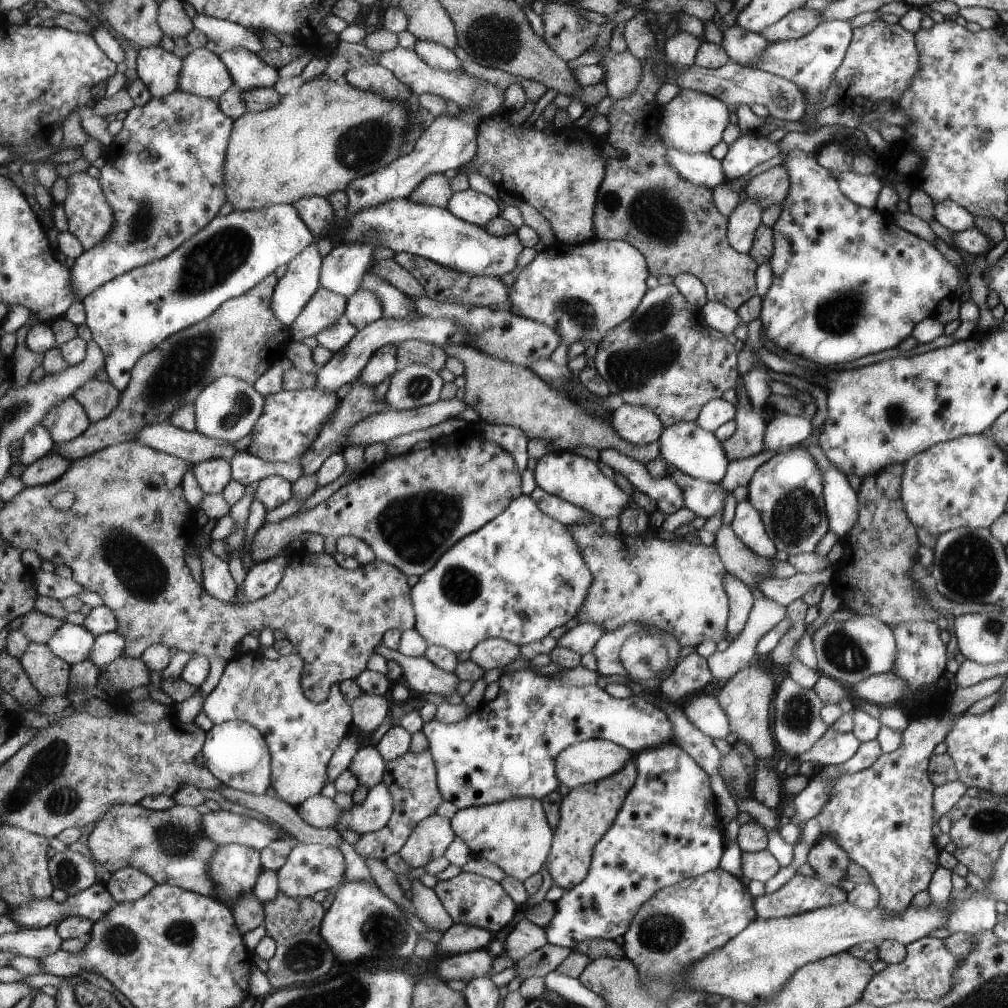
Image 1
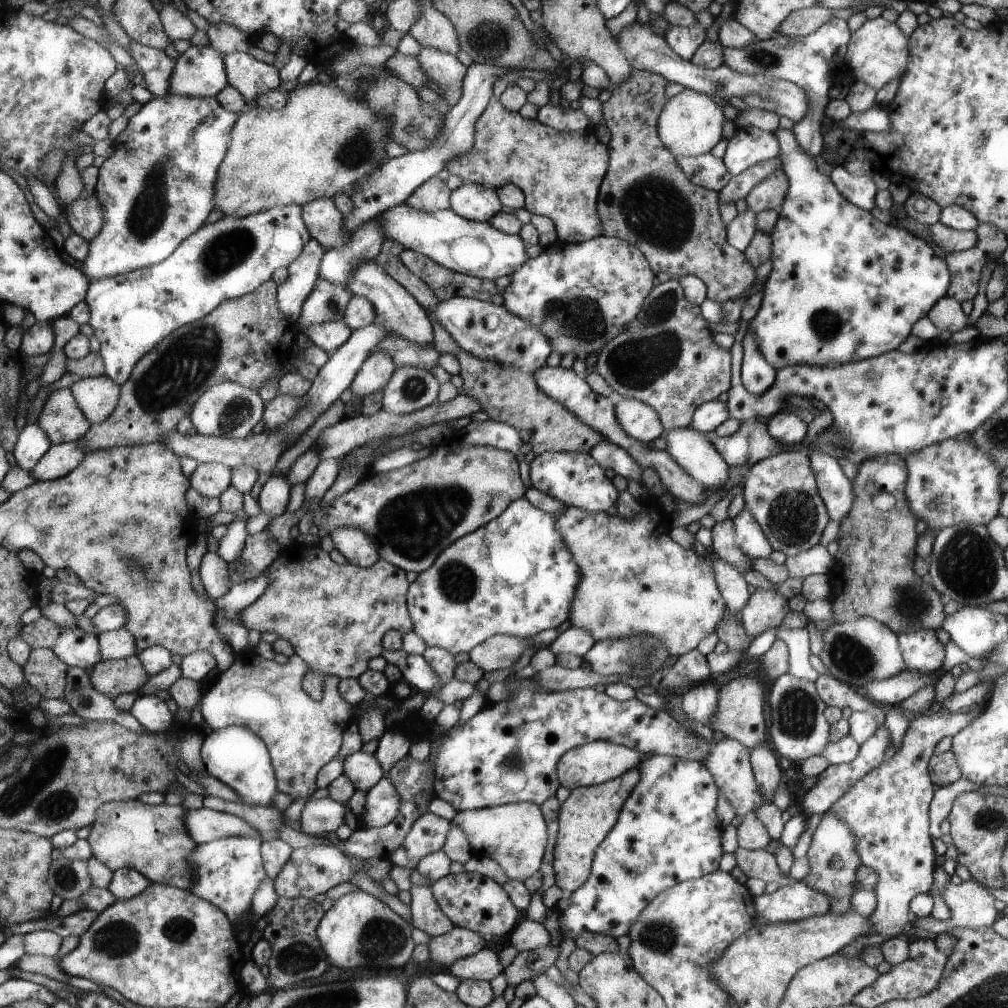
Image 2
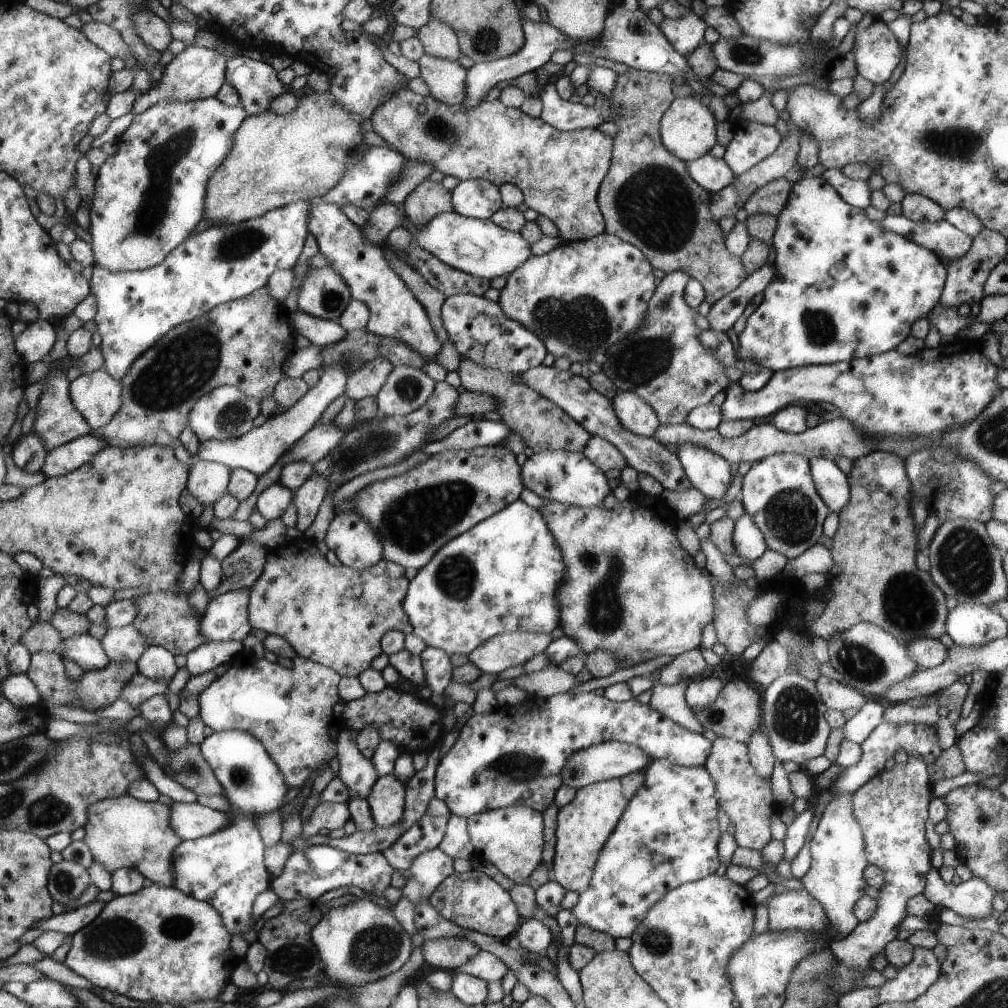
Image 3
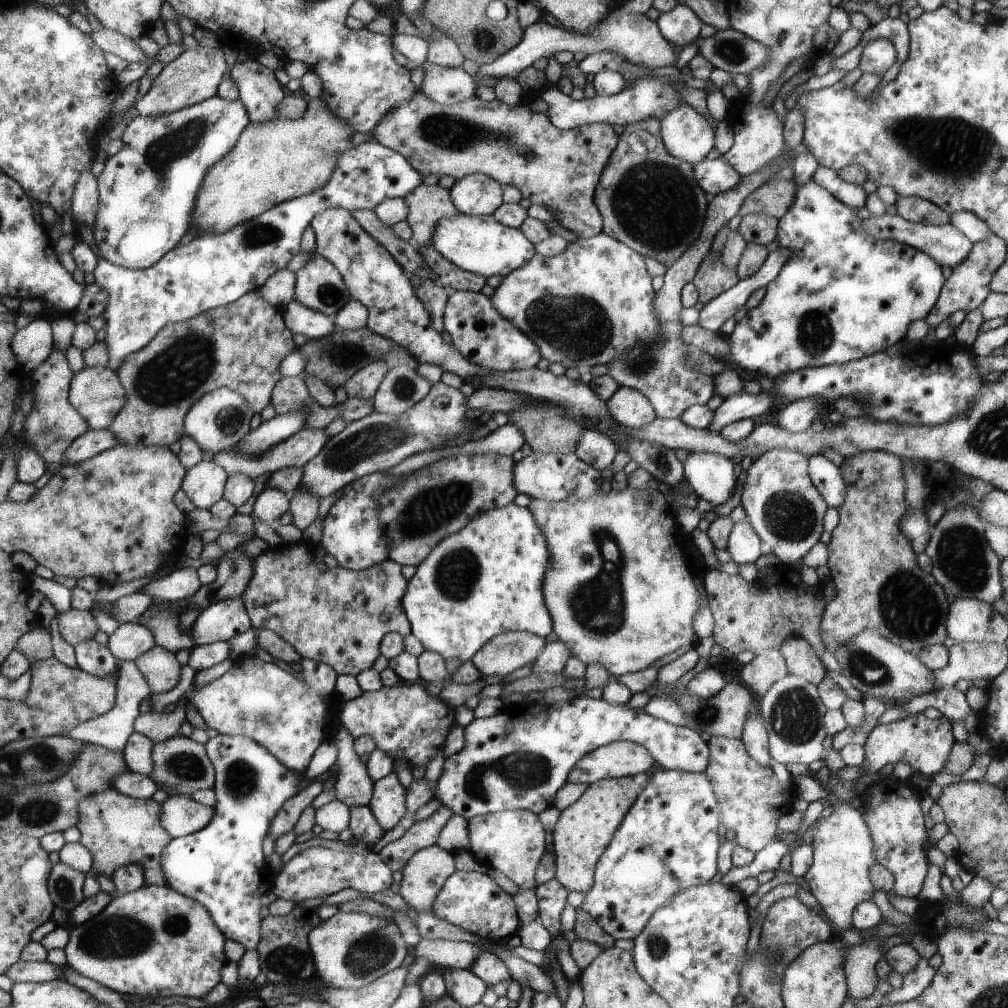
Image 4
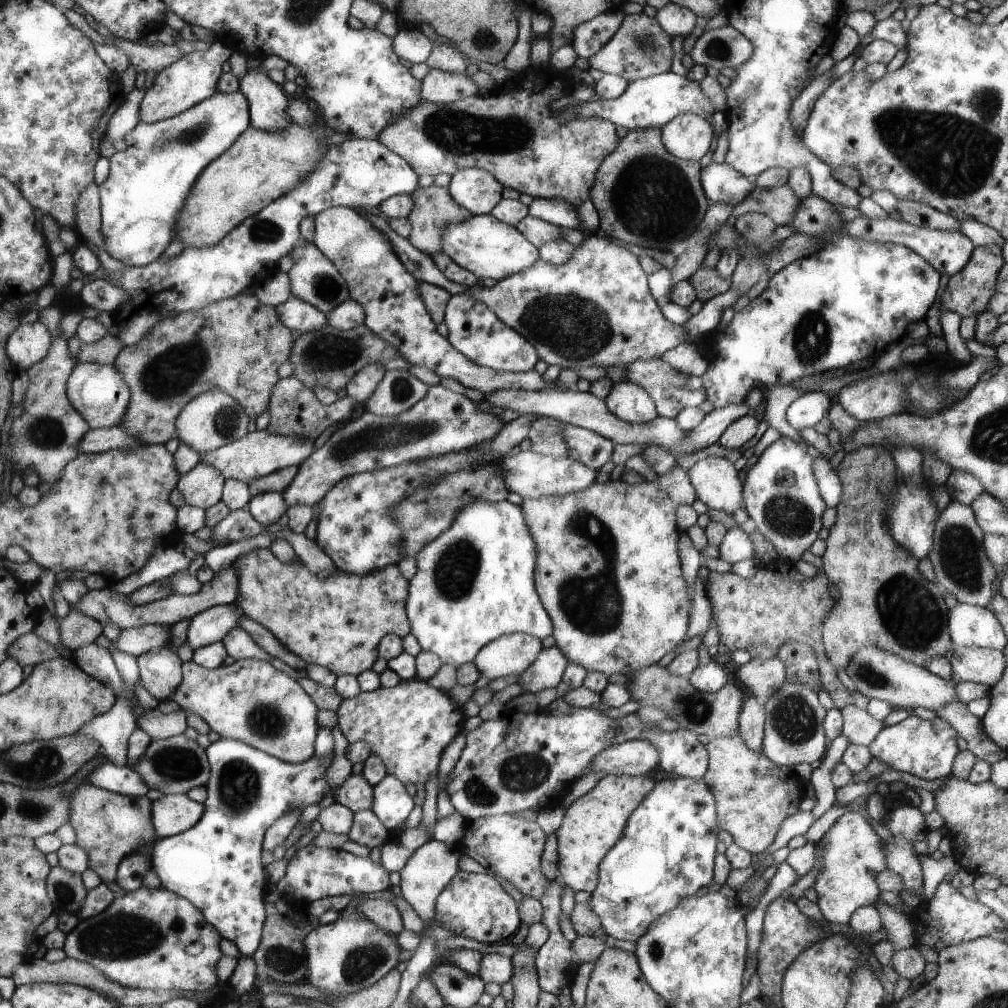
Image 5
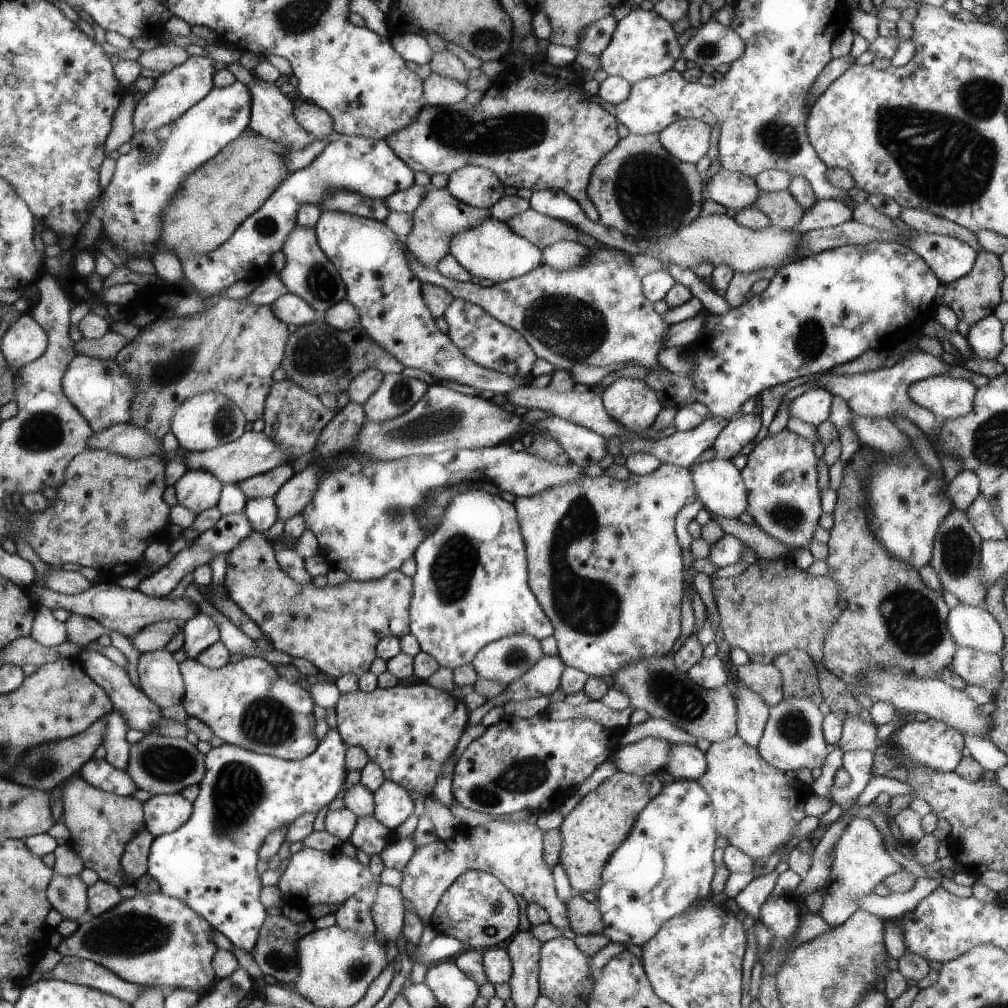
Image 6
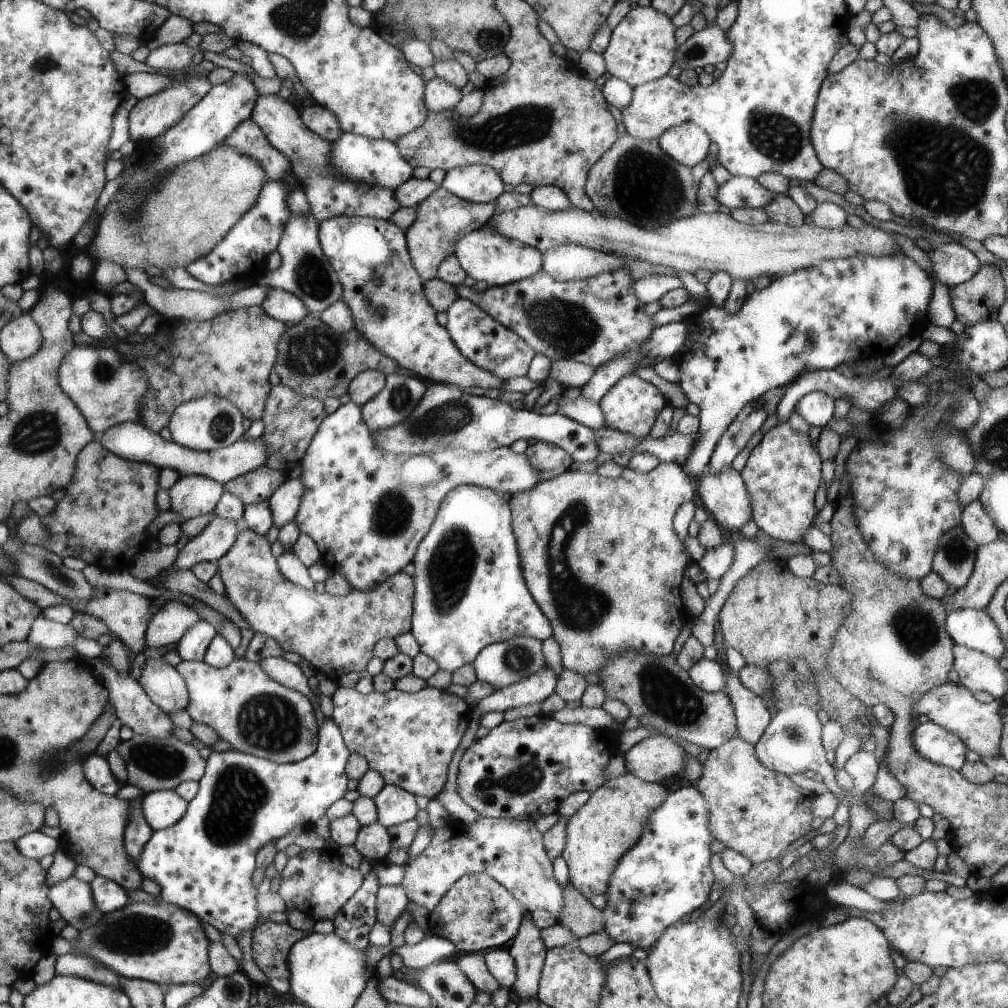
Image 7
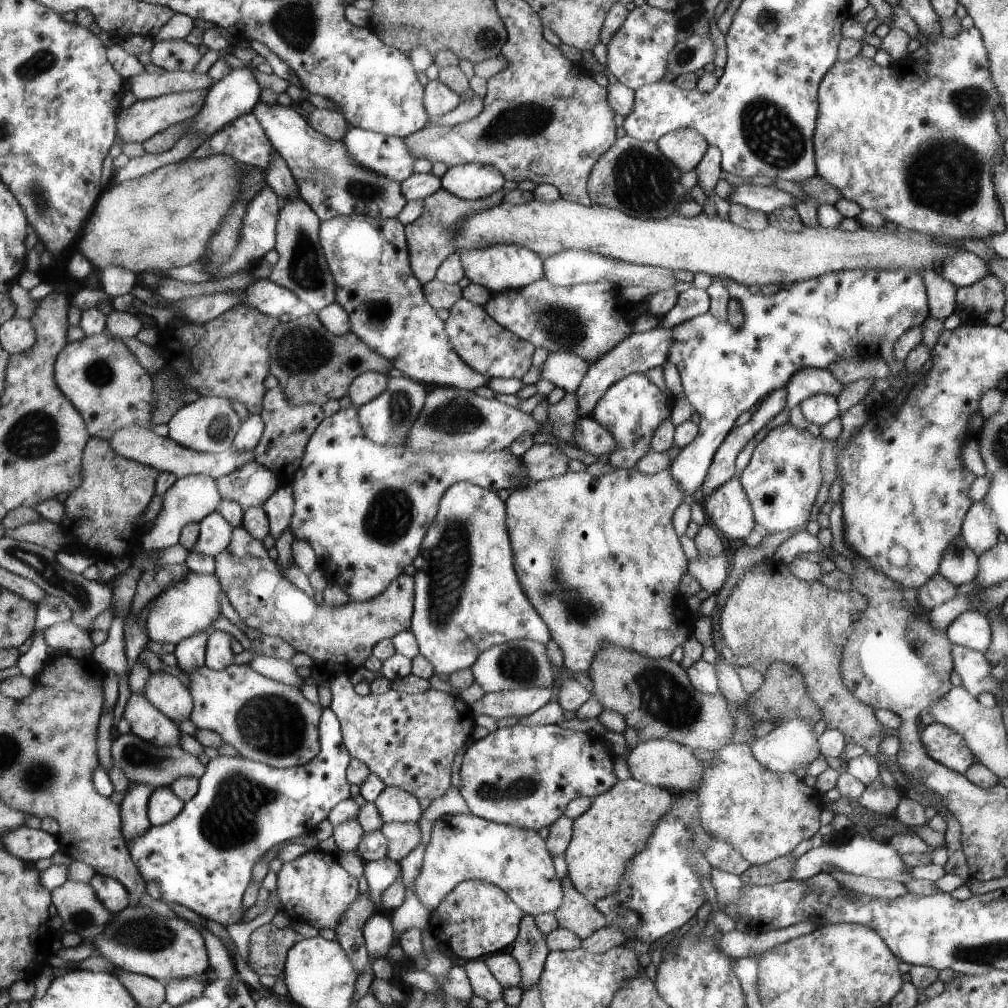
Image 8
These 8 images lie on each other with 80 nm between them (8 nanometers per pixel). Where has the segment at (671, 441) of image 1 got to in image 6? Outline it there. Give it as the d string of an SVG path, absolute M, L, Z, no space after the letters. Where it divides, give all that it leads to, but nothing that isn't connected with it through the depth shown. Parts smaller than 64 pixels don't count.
M712 459L688 468L696 490L696 498L709 514L735 518L748 508L747 487L740 470L730 460Z

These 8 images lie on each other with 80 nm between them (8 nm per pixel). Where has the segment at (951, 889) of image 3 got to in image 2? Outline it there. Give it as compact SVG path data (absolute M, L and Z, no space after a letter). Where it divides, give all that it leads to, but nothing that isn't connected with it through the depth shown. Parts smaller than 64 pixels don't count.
M973 878L961 881L958 885L947 883L941 895L950 910L950 918L946 921L938 921L931 916L916 917L915 928L923 928L927 932L938 935L951 927L964 929L989 927L997 918L998 912L993 907L994 898Z

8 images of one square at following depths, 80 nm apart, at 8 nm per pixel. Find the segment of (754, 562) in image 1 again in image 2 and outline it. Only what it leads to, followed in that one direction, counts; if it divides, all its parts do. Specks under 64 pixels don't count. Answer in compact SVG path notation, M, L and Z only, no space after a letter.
M728 517L720 522L716 522L711 528L711 545L710 550L713 550L719 558L733 565L739 572L746 571L748 562L751 560L733 540L734 524Z

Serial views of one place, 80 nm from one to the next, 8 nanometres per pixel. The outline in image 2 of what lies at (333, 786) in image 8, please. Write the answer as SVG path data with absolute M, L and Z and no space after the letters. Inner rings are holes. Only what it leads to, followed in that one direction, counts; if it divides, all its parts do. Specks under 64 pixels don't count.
M231 725L214 729L206 736L202 755L208 773L234 788L247 805L272 805L280 792L268 744L249 727ZM235 835L198 844L188 860L196 867L196 881L189 891L221 907L237 928L245 914L252 910L256 892L268 877L263 846L258 838Z

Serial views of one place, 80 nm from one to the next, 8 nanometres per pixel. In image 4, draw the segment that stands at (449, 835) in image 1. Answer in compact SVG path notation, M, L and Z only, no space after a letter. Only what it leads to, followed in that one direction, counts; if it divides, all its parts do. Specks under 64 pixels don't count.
M441 805L428 820L416 822L401 838L387 844L381 849L380 855L389 864L394 873L403 870L419 852L437 842L437 834L443 824L453 816L452 811Z

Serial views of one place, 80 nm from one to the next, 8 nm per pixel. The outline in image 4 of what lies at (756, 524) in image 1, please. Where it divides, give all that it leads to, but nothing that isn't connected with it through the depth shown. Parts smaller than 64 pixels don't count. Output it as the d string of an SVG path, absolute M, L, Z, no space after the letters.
M747 519L732 524L724 550L731 557L731 561L739 565L754 563L765 552L763 543Z

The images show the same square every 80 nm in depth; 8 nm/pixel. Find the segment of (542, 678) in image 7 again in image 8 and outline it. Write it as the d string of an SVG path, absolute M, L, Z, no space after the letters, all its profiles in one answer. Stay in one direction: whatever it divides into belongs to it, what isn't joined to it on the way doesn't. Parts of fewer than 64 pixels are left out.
M525 687L516 691L495 691L484 694L471 705L473 714L491 717L496 721L505 716L524 717L540 709L549 698L551 689Z

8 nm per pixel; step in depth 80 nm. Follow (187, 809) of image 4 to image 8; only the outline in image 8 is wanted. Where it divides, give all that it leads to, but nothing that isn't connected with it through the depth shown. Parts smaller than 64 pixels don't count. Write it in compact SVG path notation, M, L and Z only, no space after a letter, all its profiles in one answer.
M157 787L150 798L148 813L153 825L162 825L172 821L185 806L170 787Z

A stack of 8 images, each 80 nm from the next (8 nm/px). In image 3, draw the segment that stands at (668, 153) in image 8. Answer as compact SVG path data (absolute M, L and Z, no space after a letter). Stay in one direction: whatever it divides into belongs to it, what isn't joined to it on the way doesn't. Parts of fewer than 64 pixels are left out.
M675 98L660 118L660 139L664 146L685 163L703 157L717 143L716 121L708 104L701 104L696 98Z

